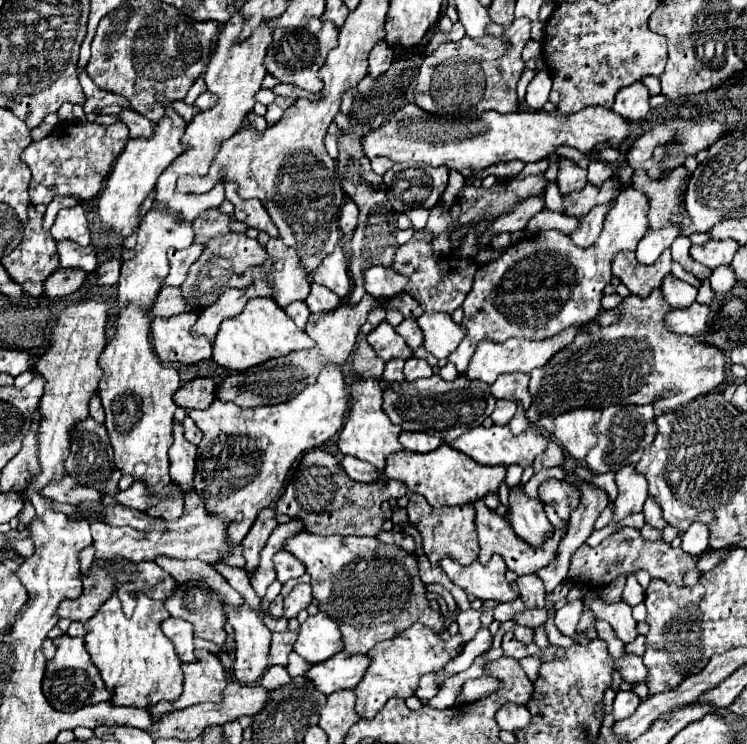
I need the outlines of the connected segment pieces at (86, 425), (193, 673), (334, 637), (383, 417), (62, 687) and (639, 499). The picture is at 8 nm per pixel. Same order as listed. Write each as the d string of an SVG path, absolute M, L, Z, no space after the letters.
M91 416L77 422L71 430L71 452L65 460L65 472L77 484L91 486L91 488L99 490L101 494L117 494L119 492L117 482L121 478L121 472L115 468L111 444L107 440L107 430L103 428L103 424L95 422Z
M195 650L197 660L191 664L183 664L181 670L185 674L183 682L183 694L175 702L163 702L153 704L149 710L153 712L155 720L161 714L175 712L199 704L199 702L221 702L223 690L227 686L223 664L219 664L219 658L207 650Z
M325 612L309 616L299 628L299 638L293 644L293 650L309 664L317 664L339 654L343 650L343 640L335 620Z
M357 380L351 384L351 404L349 404L349 418L339 434L339 450L345 456L355 456L359 460L365 460L369 464L373 464L379 472L383 472L385 468L385 460L389 454L403 450L403 446L399 444L399 432L401 428L391 424L389 416L383 412L383 388L381 382L377 380Z
M63 634L63 636L55 638L53 644L57 648L57 654L55 654L55 658L51 658L47 662L45 676L43 676L43 694L49 700L49 704L61 712L75 712L89 704L109 702L111 694L105 688L103 680L99 676L99 670L91 662L91 658L85 650L83 638L71 638L71 636Z
M635 464L621 468L615 474L615 480L619 486L619 496L615 500L613 520L621 520L629 514L641 512L649 494L647 494L647 480L635 470Z

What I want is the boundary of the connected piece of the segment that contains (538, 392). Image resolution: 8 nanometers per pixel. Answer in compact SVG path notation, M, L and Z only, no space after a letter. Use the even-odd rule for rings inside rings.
M661 290L651 292L651 296L647 298L627 296L617 310L621 312L621 320L617 324L601 328L595 322L591 322L587 334L579 334L567 348L557 352L543 368L531 372L529 392L533 396L533 402L527 410L527 420L531 426L545 432L553 432L553 418L557 414L563 414L573 408L603 410L611 404L637 404L637 406L655 404L655 408L659 408L661 412L671 412L695 400L697 396L713 392L717 386L723 384L727 356L717 348L705 348L693 336L679 336L675 332L669 332L663 324L663 318L671 310L671 306L665 302Z

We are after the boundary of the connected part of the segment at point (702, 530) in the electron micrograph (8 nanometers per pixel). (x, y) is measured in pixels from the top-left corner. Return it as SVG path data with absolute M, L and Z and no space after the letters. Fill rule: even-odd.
M695 522L685 534L683 534L683 550L687 550L689 554L697 556L701 552L705 552L709 548L709 528L705 528L705 524Z

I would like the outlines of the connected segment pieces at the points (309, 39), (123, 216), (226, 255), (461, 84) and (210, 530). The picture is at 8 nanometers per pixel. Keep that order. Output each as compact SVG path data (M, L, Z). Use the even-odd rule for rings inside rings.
M311 18L305 28L295 28L295 30L279 28L273 32L273 42L267 48L263 66L279 82L295 84L297 88L307 92L319 92L323 88L323 82L317 78L317 72L325 64L329 50L337 46L337 32L339 30L331 22L321 22L319 18Z
M165 108L163 118L153 126L151 138L129 140L123 154L117 158L117 162L105 182L105 188L99 196L99 218L103 220L103 230L111 230L121 240L133 232L133 228L137 226L137 210L139 210L141 202L153 190L161 172L177 156L181 156L185 152L185 144L181 142L185 126L187 126L187 122L173 108Z
M217 208L209 209L193 220L195 242L205 244L205 250L199 260L189 268L189 274L181 284L185 304L193 304L191 312L201 312L203 308L215 304L225 288L247 288L253 282L251 268L263 264L263 260L267 258L265 248L257 244L257 240L247 238L243 232L231 232L229 223L230 216L221 213Z
M517 18L509 28L505 28L503 36L481 36L481 38L469 38L463 36L459 42L443 42L433 54L429 54L423 60L423 66L419 68L419 82L415 90L415 102L439 116L473 116L481 114L485 110L497 110L497 112L515 112L517 110L517 80L525 68L525 62L521 60L521 50L529 42L529 32L531 32L531 20L527 18Z
M185 490L185 508L181 518L169 522L155 522L145 530L133 530L131 526L127 528L115 528L105 522L93 522L91 524L91 534L93 534L93 546L95 546L95 556L97 558L111 558L111 556L123 556L131 562L141 562L141 560L155 560L155 556L165 554L177 560L203 560L213 564L217 560L227 560L229 566L243 566L243 554L241 554L241 544L233 546L227 544L227 538L223 536L223 520L217 516L207 516L199 496L195 490ZM233 552L233 556L229 556Z

